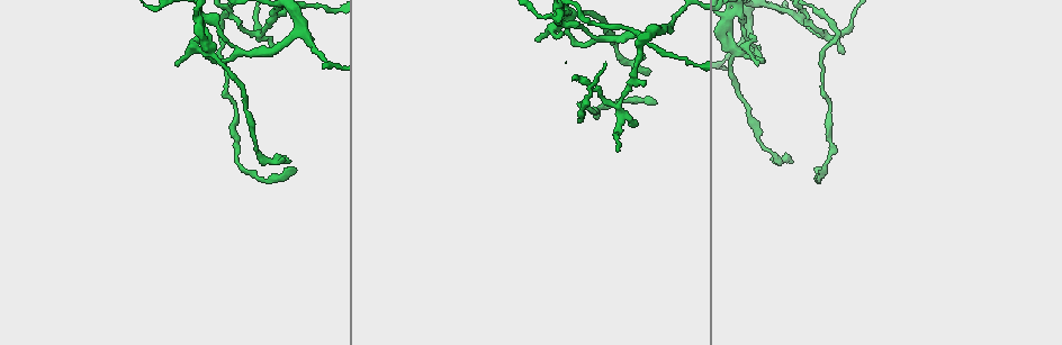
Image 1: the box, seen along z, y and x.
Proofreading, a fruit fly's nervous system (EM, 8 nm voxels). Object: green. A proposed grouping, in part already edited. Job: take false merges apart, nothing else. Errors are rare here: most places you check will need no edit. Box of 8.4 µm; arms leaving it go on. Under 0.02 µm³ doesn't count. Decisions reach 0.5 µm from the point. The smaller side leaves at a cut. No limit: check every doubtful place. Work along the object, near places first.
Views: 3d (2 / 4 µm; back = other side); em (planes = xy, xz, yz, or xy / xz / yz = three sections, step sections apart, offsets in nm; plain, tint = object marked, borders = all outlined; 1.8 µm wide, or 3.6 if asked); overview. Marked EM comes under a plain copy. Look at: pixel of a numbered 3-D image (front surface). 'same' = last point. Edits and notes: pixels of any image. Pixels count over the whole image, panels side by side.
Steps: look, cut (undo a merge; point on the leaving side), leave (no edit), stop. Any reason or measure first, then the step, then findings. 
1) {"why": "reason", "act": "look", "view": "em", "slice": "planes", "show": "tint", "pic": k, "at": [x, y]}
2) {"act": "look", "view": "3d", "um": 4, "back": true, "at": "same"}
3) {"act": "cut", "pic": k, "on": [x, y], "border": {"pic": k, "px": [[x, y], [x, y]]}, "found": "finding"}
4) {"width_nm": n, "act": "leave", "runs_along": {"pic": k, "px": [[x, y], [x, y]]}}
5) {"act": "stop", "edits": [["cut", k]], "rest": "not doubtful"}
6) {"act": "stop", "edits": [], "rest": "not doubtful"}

{"why": "abrupt turn", "act": "look", "view": "3d", "um": 2, "back": true, "pic": 1, "at": [737, 51]}

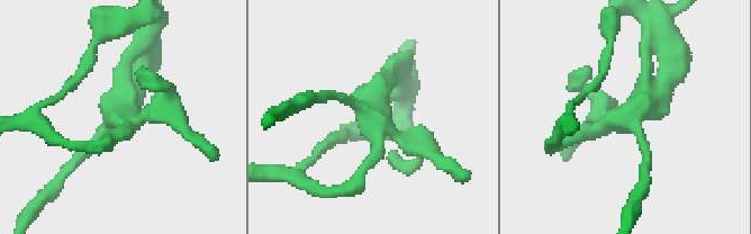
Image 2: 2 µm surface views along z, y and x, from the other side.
{"why": "now the EM", "act": "look", "view": "em", "slice": "planes", "show": "tint", "pic": 2, "at": [116, 120]}

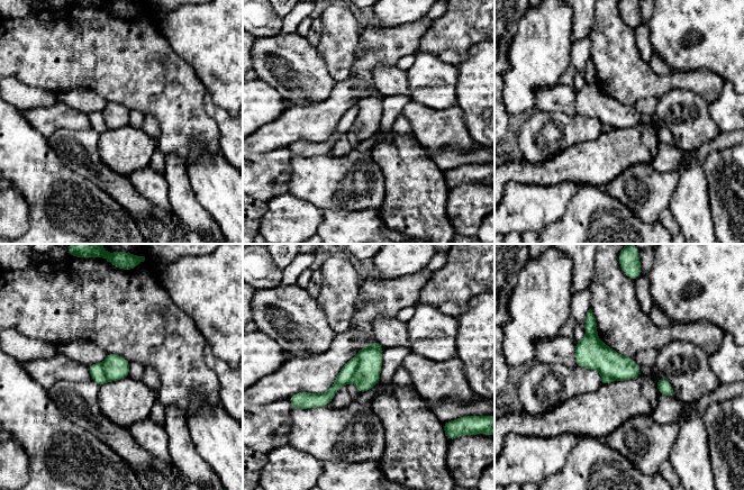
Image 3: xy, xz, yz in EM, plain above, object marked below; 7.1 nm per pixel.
{"act": "leave", "found": "one neuron here"}

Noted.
{"act": "look", "view": "3d", "um": 2, "pic": 1, "at": [599, 40]}

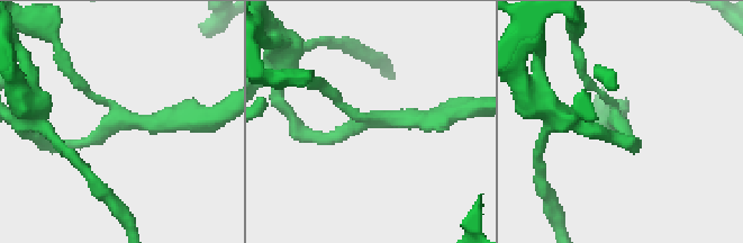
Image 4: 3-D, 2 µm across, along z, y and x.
{"arms": 3, "why": "now the EM", "act": "look", "view": "em", "slice": "planes", "show": "borders", "pic": 4, "at": [371, 120]}

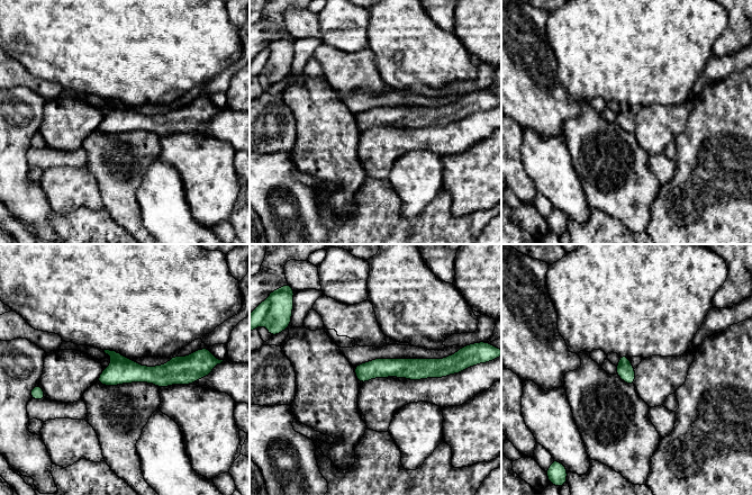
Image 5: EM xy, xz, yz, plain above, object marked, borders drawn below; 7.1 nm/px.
{"act": "leave", "runs_along": {"pic": 5, "px": [[191, 365], [101, 380]]}, "found": "continuous, no second neuron"}

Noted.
{"act": "look", "view": "3d", "um": 2, "back": true, "pic": 1, "at": [261, 35]}

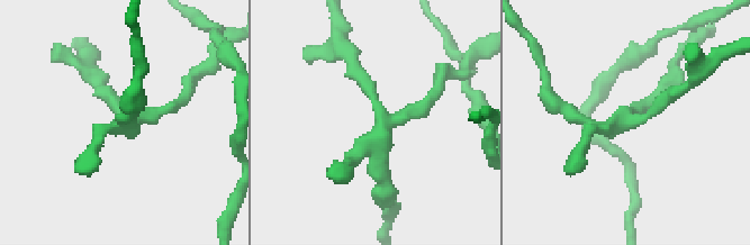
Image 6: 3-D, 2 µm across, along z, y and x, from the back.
{"why": "need the tissue", "act": "look", "view": "em", "slice": "planes", "show": "tint", "pic": 6, "at": [633, 120]}

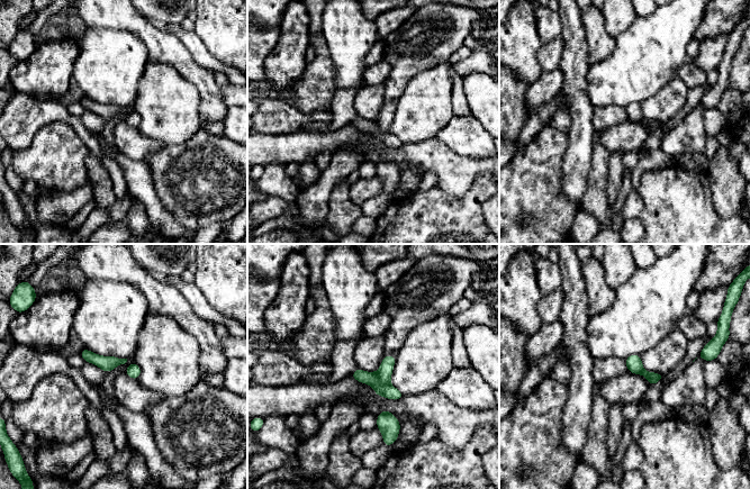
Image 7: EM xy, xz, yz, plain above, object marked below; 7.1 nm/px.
{"act": "leave", "found": "all the same neuron"}

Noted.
{"why": "sharp bend", "act": "look", "view": "em", "slice": "xz", "step": 16, "show": "tint", "pic": 1, "at": [229, 12]}

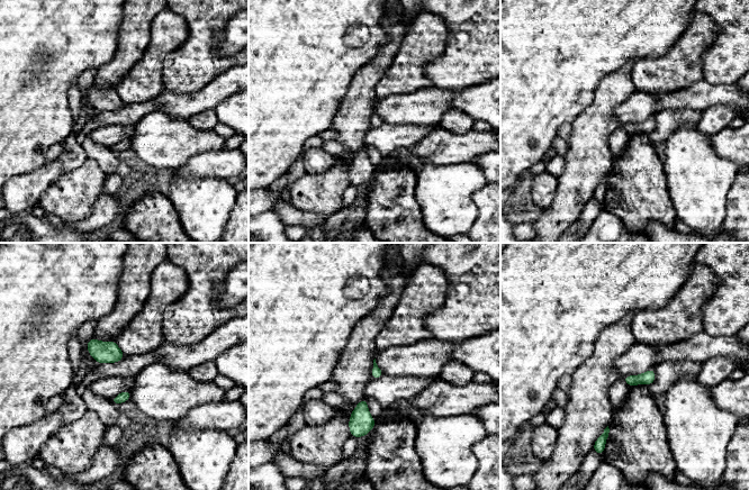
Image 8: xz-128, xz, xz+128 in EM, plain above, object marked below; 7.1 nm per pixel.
{"act": "look", "view": "em", "slice": "planes", "show": "tint", "at": "same"}

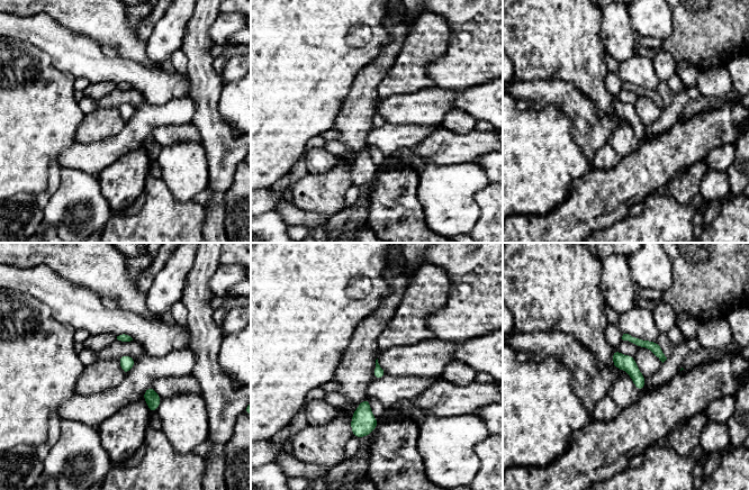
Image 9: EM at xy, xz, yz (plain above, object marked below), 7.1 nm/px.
{"width_nm": 80, "act": "leave", "runs_along": {"pic": 9, "px": [[615, 353], [633, 371], [640, 387]]}, "found": "all the same neuron"}

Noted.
{"act": "stop", "edits": [], "rest": "not doubtful"}

